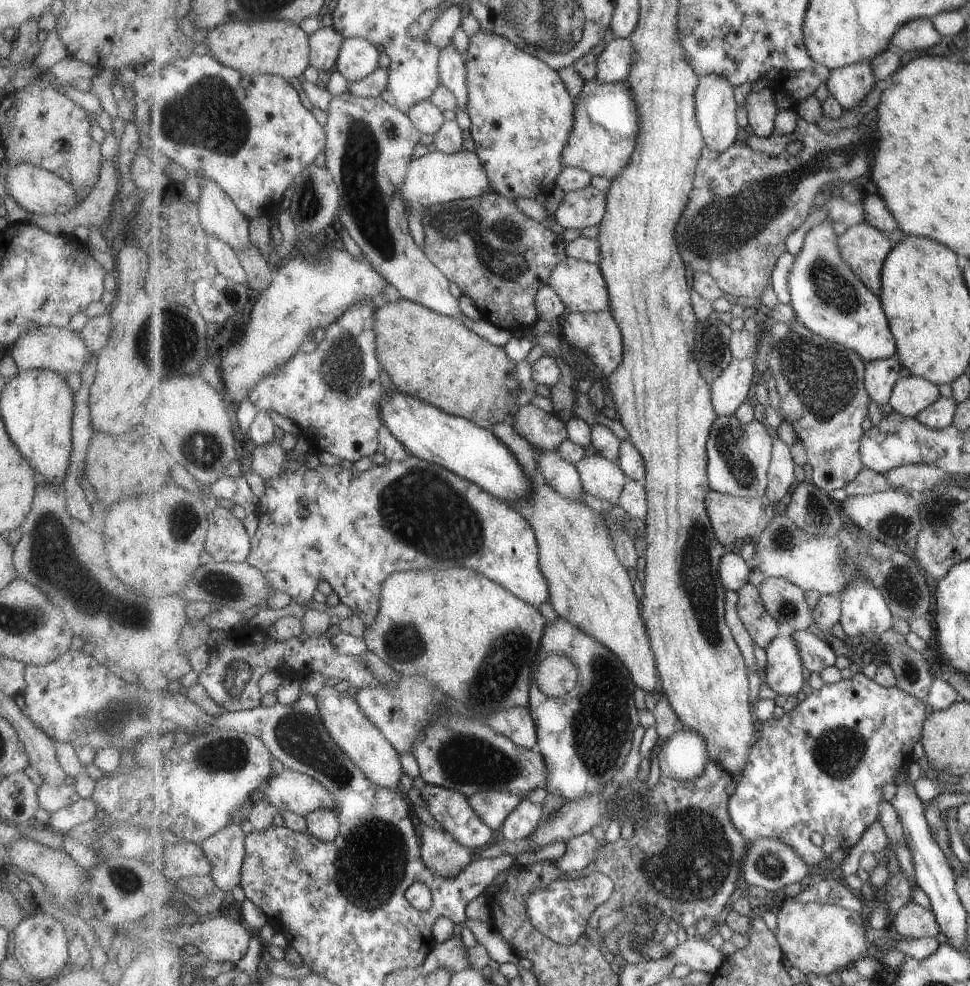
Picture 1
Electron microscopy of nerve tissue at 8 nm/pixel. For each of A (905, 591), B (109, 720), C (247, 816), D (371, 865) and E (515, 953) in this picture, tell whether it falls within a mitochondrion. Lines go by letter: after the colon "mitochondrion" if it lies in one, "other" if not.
A: mitochondrion
B: mitochondrion
C: other
D: mitochondrion
E: other

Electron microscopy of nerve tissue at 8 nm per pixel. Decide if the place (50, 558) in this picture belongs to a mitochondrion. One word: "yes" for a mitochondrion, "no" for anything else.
yes

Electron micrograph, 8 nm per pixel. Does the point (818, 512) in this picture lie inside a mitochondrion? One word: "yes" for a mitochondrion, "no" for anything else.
yes

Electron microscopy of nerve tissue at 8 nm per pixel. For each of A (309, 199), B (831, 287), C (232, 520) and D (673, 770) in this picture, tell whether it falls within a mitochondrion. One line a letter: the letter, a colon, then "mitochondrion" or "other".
A: mitochondrion
B: mitochondrion
C: other
D: other

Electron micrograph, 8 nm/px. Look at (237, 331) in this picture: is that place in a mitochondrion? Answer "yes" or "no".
no

